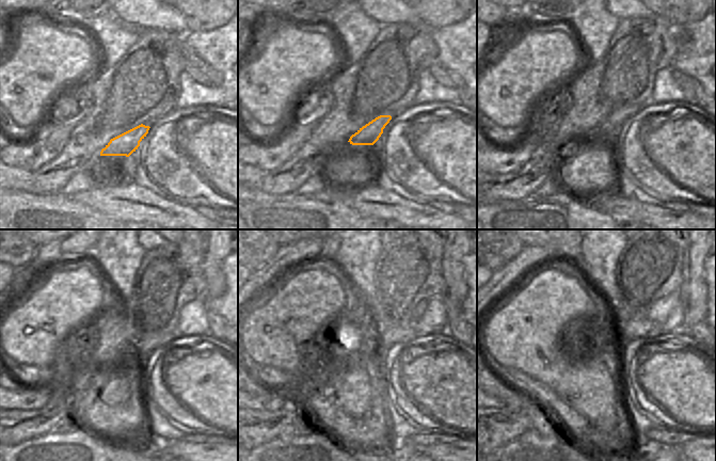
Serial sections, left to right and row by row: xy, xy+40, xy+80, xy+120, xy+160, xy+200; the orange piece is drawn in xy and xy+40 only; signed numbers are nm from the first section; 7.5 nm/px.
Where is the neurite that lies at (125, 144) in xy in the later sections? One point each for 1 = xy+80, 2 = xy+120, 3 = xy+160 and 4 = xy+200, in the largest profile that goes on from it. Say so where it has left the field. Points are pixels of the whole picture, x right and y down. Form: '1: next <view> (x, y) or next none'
1: next xy+80 (613, 126)
2: next xy+120 (149, 343)
3: next xy+160 (404, 335)
4: next xy+200 (630, 330)

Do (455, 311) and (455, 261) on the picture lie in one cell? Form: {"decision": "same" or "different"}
{"decision": "same"}

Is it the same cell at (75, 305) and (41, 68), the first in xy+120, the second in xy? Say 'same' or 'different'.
same

